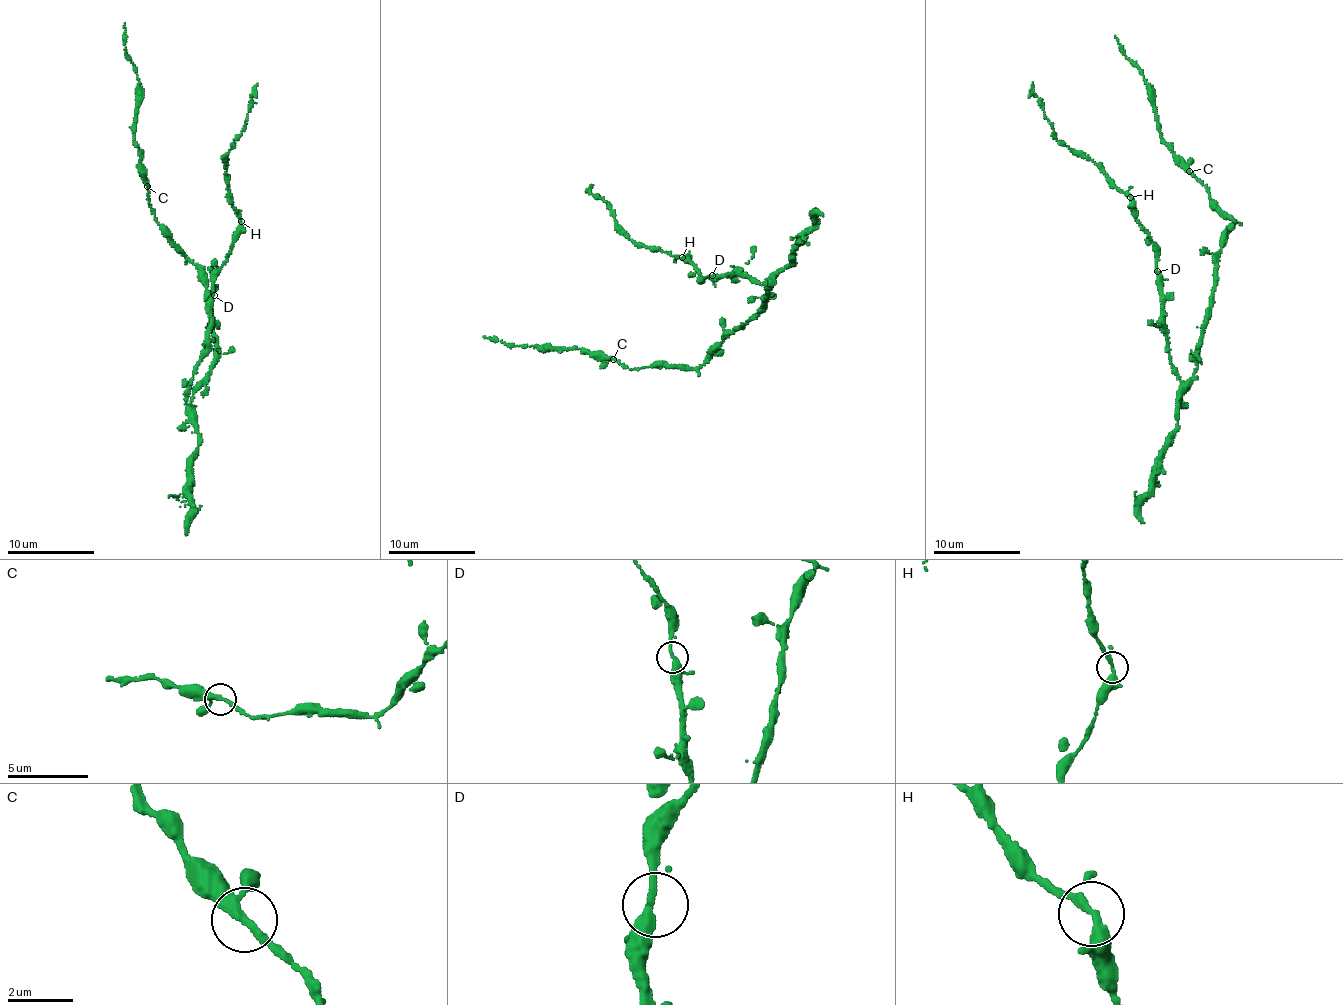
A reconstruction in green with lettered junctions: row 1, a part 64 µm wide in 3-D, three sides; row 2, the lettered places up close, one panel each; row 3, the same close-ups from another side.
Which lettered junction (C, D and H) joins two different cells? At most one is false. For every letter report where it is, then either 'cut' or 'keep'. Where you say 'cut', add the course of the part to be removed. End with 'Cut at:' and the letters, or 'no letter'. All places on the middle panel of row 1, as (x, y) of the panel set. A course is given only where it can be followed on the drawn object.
C: place (613, 359); keep
D: place (712, 275); keep
H: place (682, 257); keep
Cut at: no letter

